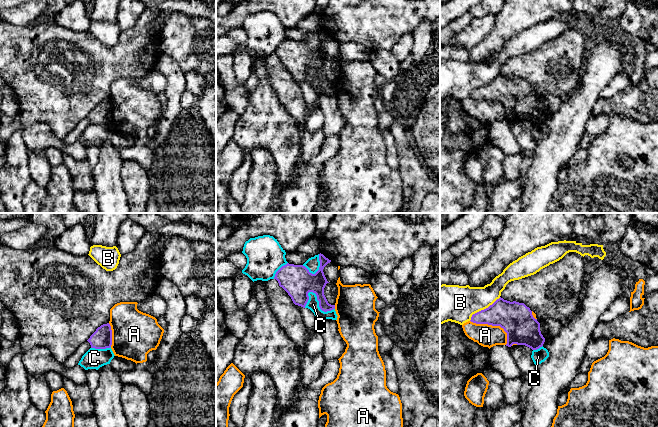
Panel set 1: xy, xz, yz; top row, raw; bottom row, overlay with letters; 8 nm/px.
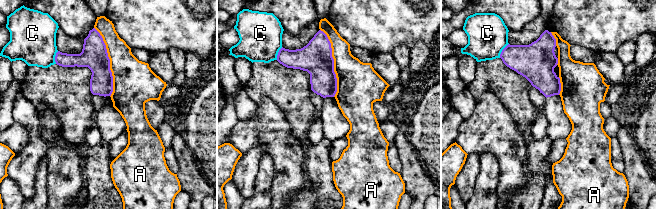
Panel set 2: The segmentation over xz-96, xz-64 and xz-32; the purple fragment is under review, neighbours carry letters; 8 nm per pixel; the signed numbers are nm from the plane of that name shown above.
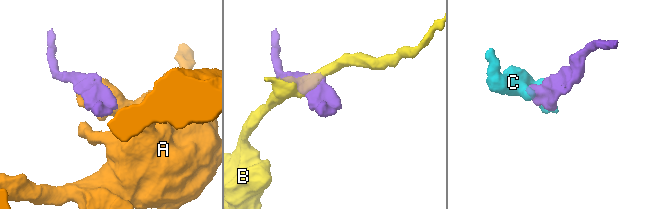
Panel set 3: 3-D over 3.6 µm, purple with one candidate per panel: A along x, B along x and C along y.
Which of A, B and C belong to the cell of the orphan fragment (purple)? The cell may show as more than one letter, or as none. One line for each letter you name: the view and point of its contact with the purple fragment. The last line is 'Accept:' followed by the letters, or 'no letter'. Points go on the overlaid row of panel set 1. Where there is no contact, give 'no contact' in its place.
Accept: no letter

